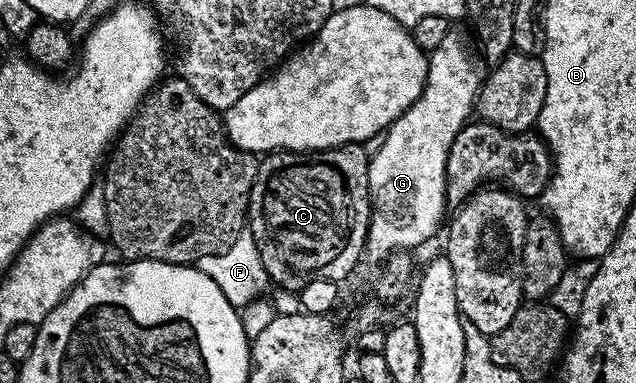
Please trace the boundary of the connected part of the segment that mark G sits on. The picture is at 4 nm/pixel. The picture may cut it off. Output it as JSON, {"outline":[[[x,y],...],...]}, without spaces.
{"outline":[[[451,30],[435,50],[428,53],[429,69],[419,98],[404,114],[388,127],[387,142],[369,162],[369,233],[365,239],[364,259],[384,262],[394,252],[417,250],[437,232],[441,215],[447,211],[445,202],[445,167],[451,142],[474,115],[477,93],[481,91],[487,75],[486,65],[470,37],[457,30]]]}

